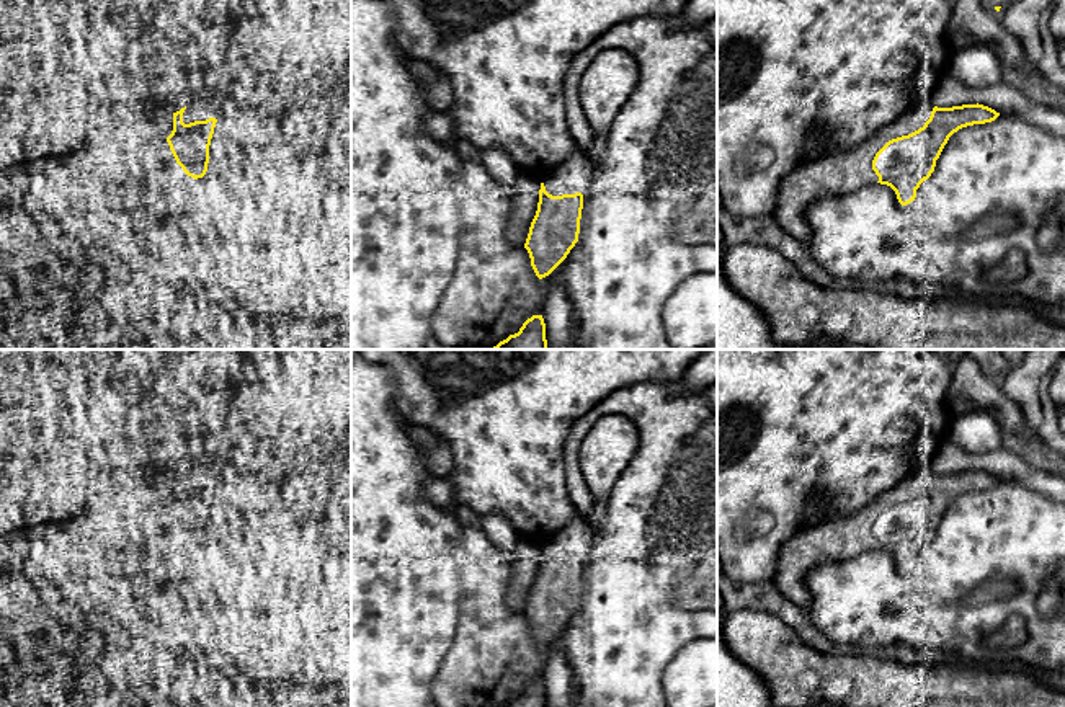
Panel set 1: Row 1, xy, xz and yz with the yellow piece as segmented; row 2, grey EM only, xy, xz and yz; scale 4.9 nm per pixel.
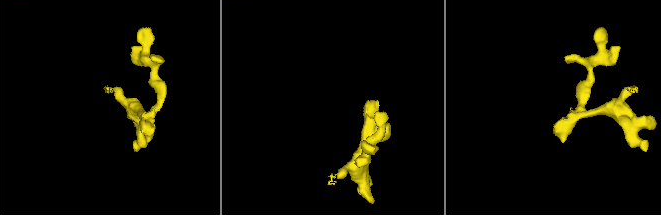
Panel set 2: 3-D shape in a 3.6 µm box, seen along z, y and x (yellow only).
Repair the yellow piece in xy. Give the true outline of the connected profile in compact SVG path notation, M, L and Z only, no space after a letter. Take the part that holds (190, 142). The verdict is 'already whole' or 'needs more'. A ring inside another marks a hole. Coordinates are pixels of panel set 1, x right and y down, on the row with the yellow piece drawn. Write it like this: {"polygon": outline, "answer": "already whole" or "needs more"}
{"polygon": "M212 90L173 113L173 131L167 142L176 163L194 180L207 171L209 145L224 101L229 101L227 96Z", "answer": "needs more"}

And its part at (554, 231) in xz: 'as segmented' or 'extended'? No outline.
extended

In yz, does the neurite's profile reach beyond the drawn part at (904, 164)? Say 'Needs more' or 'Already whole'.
Needs more

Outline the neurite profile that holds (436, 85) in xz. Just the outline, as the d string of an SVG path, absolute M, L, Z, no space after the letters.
M405 56L408 70L420 80L433 111L444 113L454 104L451 82L438 67Z

